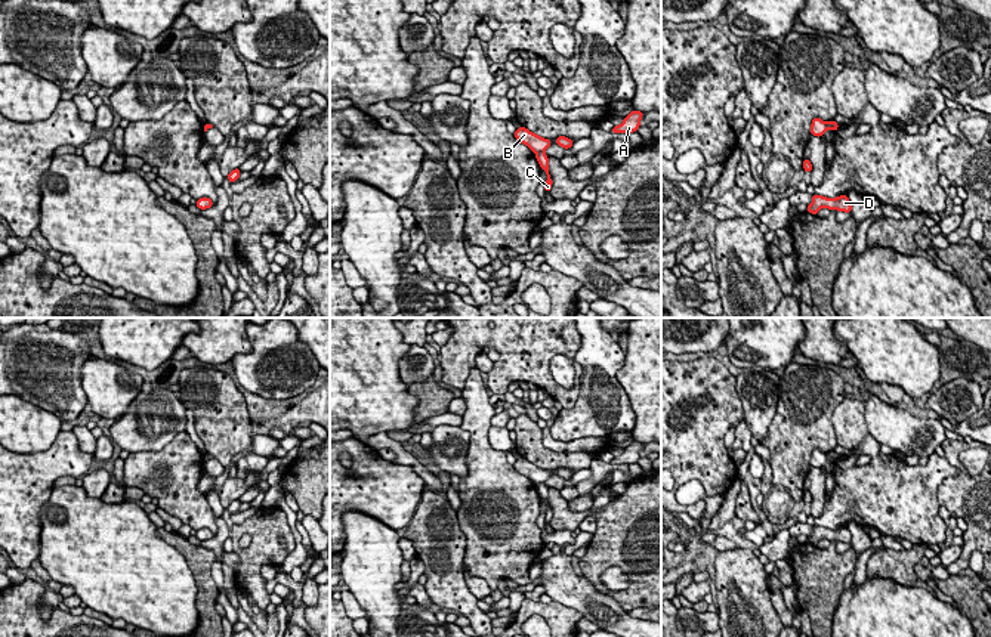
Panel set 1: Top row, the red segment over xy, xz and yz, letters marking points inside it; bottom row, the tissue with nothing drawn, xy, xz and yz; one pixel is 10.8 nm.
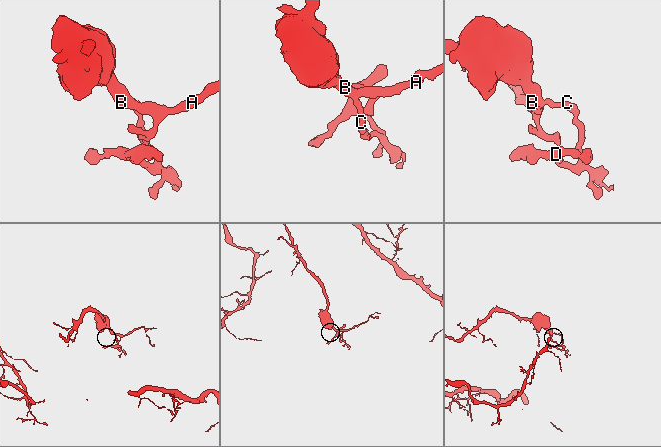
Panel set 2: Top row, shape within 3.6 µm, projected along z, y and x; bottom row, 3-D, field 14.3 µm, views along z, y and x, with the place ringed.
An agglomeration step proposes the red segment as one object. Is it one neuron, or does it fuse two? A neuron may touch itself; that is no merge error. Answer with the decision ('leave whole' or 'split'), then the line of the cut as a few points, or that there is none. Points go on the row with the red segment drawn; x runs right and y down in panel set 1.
split; cut in xz along (543, 151), (537, 154)

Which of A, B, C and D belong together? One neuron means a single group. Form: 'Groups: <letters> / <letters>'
Groups: A B / C D

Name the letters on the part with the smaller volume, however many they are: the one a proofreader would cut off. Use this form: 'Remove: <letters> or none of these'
Remove: C, D

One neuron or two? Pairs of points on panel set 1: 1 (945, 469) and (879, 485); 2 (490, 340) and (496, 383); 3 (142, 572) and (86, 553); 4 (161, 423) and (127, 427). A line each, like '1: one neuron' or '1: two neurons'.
1: one neuron
2: one neuron
3: one neuron
4: one neuron

